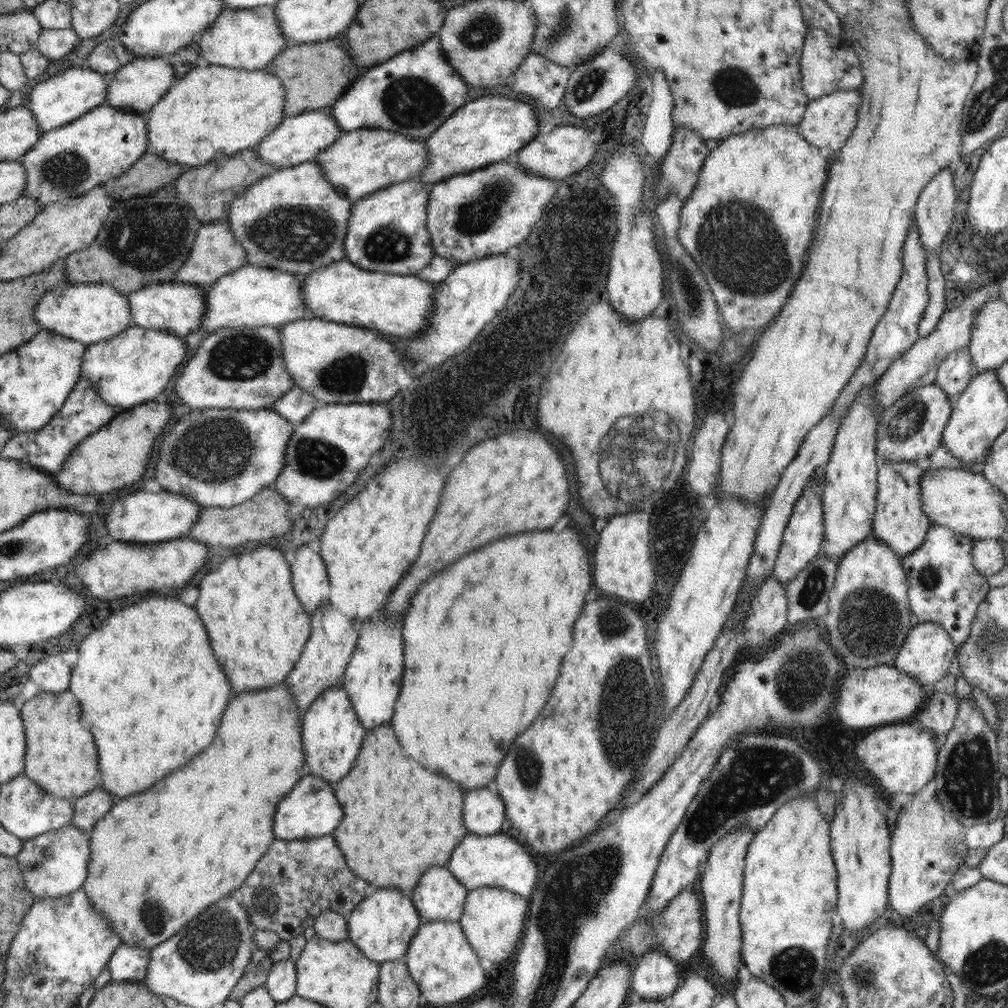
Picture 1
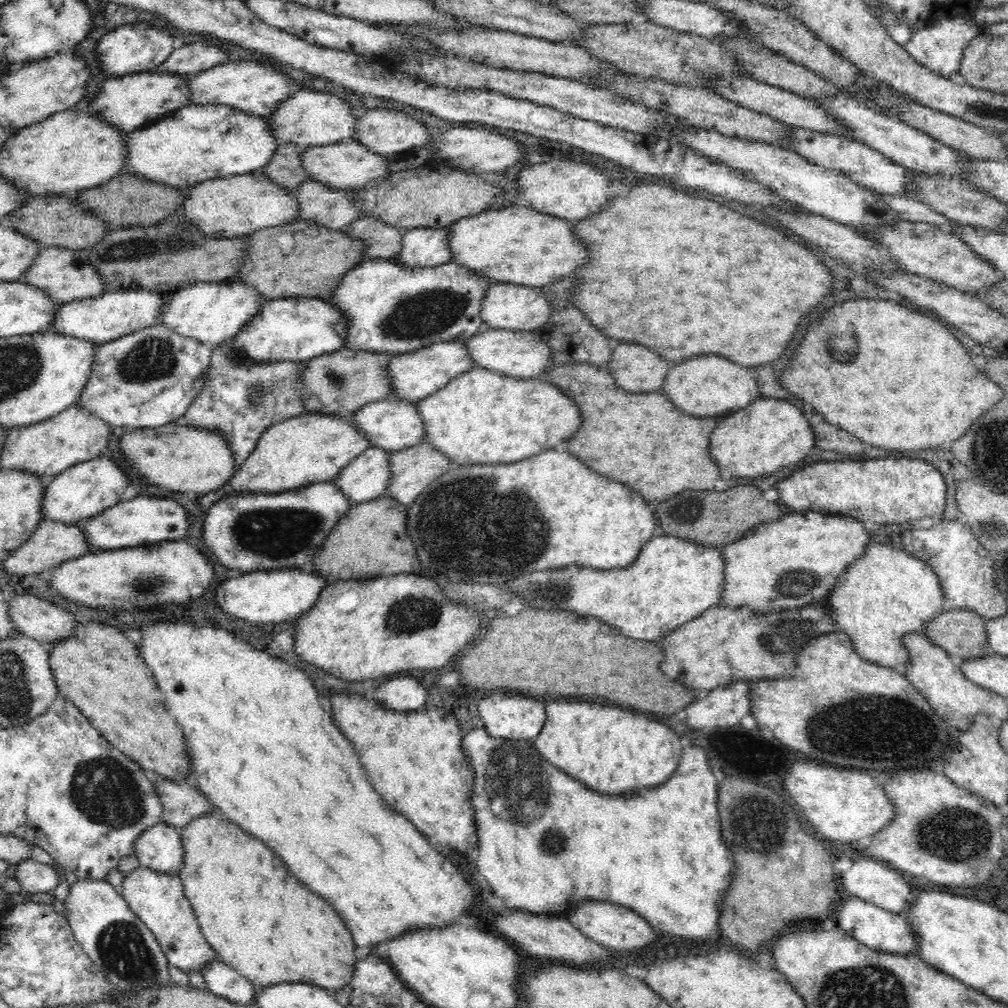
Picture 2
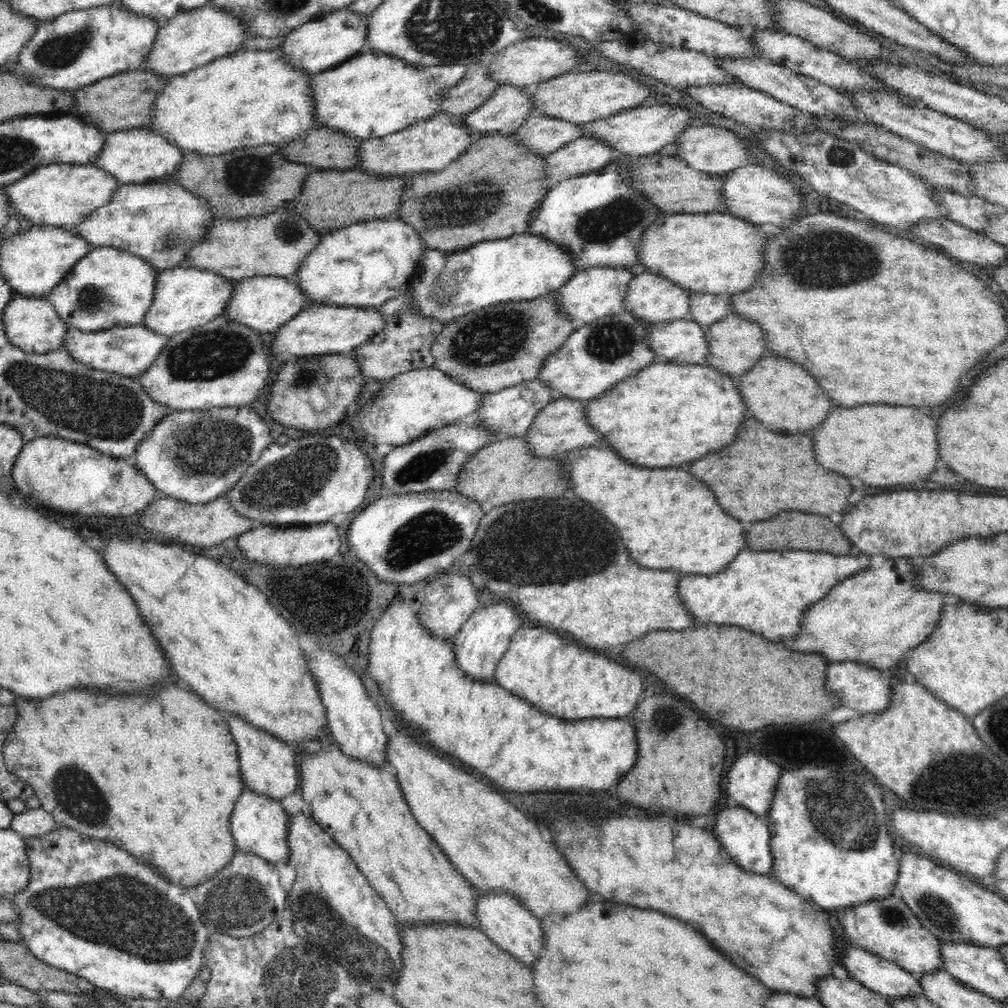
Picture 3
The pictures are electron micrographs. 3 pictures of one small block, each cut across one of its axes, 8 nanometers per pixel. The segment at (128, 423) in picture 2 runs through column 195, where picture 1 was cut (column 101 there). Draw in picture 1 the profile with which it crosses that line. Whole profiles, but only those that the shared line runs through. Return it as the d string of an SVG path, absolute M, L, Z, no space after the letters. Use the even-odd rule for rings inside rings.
M132 324L120 335L86 345L82 355L80 377L86 378L100 398L112 408L125 410L159 398L170 378L182 366L188 344L184 338L136 327Z

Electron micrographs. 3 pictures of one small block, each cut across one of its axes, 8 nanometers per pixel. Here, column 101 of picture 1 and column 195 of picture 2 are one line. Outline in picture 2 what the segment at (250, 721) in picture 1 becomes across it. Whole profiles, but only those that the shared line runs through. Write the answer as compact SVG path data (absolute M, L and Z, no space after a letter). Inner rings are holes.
M219 813L197 817L182 827L180 833L185 857L184 868L178 876L200 930L216 951L217 958L246 977L256 992L264 986L288 982L304 982L327 990L340 990L352 980L352 970L358 961L354 954L357 946L352 933L334 912L335 908L292 878L284 862L268 846L254 836L248 836L249 833Z

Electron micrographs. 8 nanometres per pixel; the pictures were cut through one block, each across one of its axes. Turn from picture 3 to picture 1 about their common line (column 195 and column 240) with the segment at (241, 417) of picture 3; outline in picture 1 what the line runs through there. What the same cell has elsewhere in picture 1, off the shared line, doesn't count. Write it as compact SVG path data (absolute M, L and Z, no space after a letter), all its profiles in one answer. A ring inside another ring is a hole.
M232 408L191 409L164 434L154 478L172 494L182 494L206 507L230 508L274 486L282 467L292 424L274 408L237 411Z

